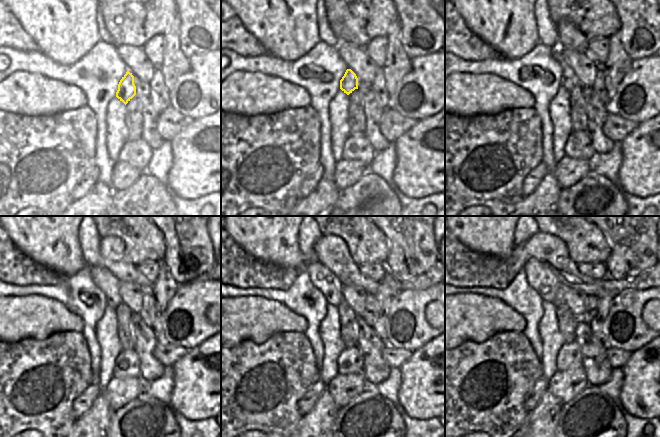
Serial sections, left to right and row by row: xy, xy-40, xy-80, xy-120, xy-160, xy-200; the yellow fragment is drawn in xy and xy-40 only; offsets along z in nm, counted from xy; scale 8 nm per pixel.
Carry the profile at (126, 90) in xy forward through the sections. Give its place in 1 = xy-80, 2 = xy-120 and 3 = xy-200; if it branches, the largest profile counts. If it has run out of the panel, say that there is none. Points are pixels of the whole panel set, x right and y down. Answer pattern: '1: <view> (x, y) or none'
1: xy-80 (570, 81)
2: xy-120 (102, 278)
3: xy-200 (539, 276)

